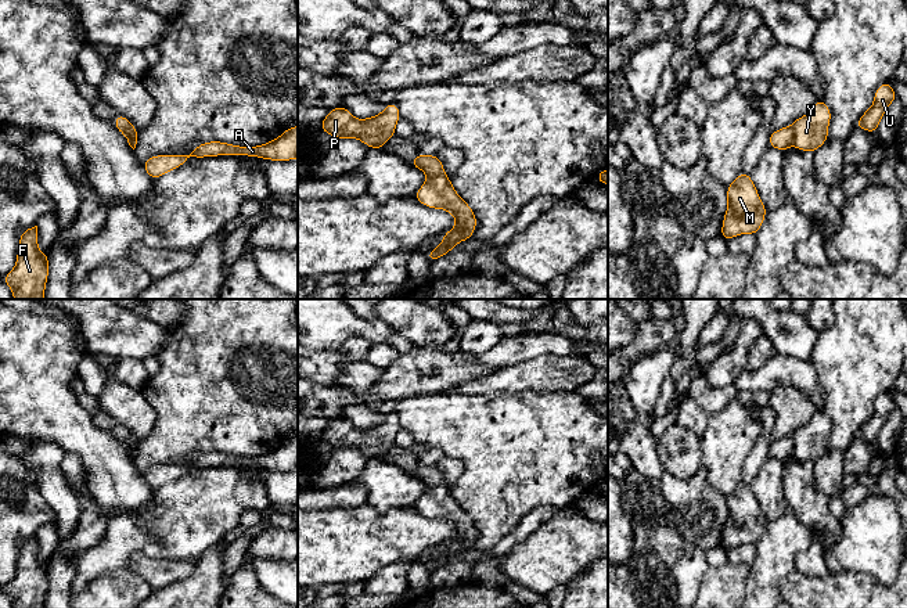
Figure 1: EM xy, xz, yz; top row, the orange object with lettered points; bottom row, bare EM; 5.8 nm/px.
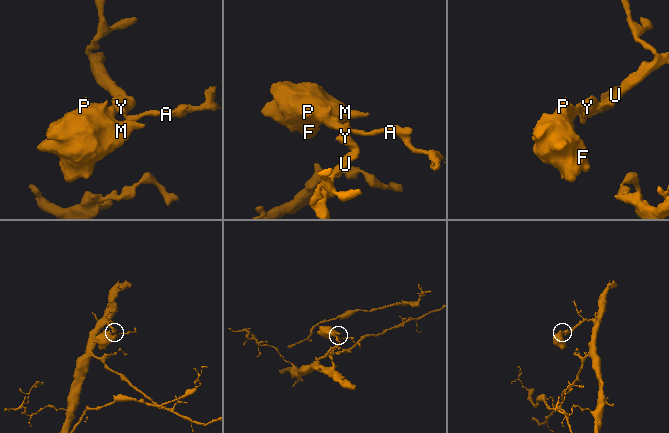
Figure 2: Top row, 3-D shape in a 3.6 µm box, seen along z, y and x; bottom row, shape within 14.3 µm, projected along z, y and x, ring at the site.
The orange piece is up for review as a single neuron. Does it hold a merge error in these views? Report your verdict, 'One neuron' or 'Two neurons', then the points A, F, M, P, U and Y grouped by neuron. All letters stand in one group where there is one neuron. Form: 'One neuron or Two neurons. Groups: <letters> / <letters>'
Two neurons. Groups: A F M P / U Y

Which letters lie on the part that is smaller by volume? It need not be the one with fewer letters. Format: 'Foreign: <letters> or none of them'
Foreign: A, F, M, P

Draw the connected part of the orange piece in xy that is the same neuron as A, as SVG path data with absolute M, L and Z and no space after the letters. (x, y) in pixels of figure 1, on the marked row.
M298 126L288 127L281 136L256 147L234 145L224 141L208 141L195 147L186 155L162 154L143 162L147 175L155 180L162 175L184 165L190 158L220 155L258 157L269 161L292 161L298 158Z

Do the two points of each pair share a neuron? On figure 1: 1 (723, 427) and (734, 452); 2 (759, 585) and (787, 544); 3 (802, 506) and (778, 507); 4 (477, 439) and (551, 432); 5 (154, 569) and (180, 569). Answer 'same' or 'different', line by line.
1: same
2: same
3: different
4: same
5: same

